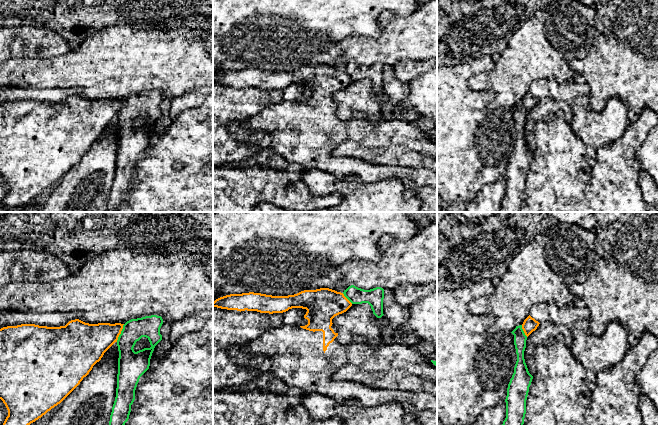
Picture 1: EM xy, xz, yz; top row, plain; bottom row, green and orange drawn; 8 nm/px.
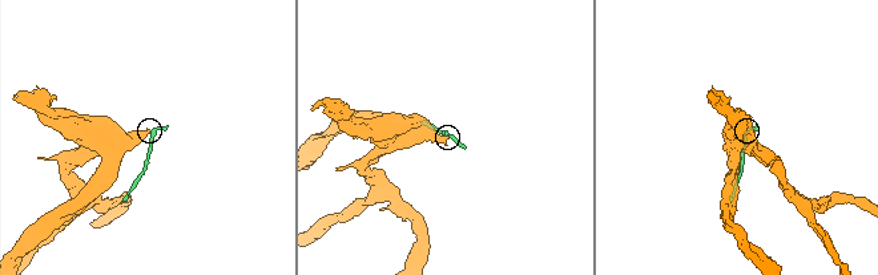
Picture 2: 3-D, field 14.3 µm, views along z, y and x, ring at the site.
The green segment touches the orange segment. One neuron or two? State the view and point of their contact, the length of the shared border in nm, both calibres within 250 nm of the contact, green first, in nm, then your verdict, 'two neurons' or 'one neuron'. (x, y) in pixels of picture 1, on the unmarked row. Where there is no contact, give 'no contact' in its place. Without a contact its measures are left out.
contact xy (121, 109); length 160 nm; calibres 190 and 280 nm; two neurons

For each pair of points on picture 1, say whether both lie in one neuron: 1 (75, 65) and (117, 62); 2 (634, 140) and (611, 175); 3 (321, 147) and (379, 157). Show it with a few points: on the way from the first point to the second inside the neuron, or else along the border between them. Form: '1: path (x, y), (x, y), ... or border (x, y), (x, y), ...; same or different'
1: path (85, 65), (103, 65), (107, 62); same
2: path (625, 149), (617, 160), (617, 166); same
3: border (359, 143), (353, 140), (345, 140), (332, 153); different

